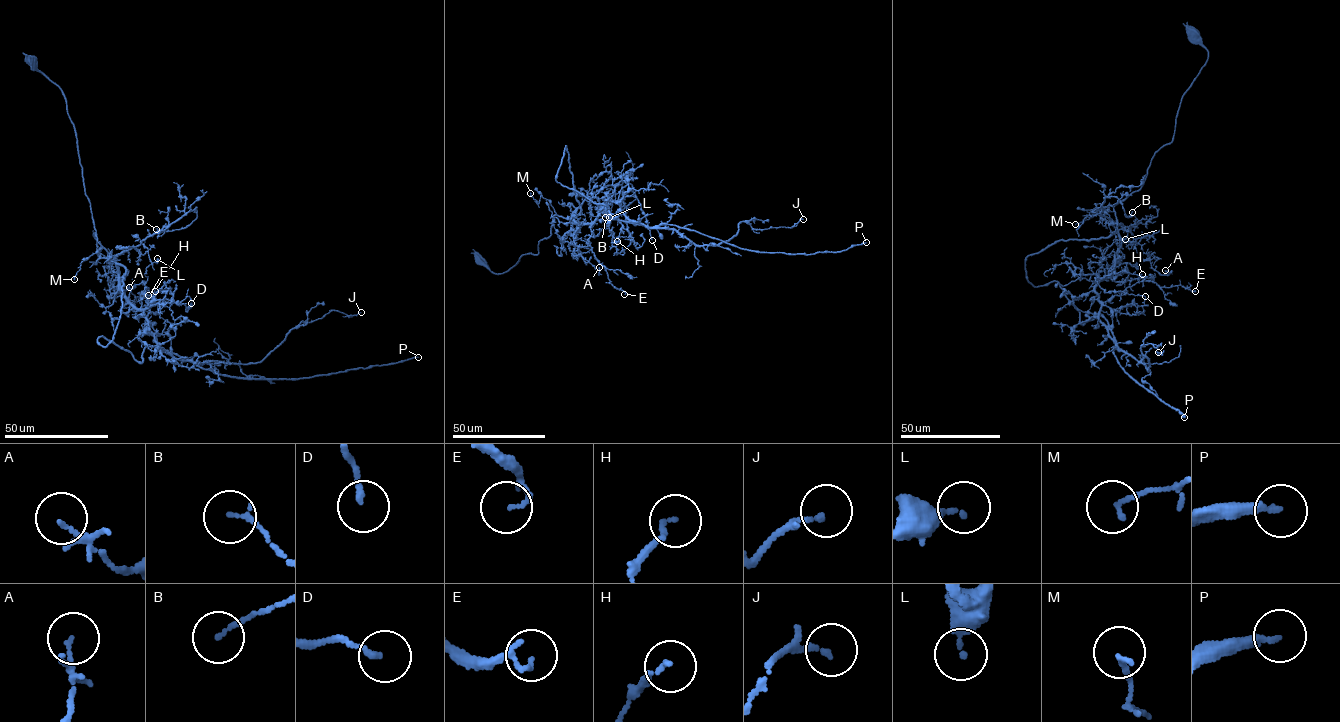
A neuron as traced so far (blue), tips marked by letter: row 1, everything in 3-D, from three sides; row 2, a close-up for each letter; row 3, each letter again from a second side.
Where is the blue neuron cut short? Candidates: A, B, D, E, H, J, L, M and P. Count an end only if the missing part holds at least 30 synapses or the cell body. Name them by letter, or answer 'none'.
P

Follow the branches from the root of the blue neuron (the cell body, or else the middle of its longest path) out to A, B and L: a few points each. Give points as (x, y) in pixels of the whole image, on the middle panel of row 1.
A: (480, 260), (500, 274), (523, 255), (536, 255), (555, 215), (579, 224), (577, 251), (597, 273), (599, 267)
B: (480, 260), (501, 273), (538, 253), (553, 216), (569, 218), (588, 194), (629, 183), (636, 198), (605, 217)
L: (480, 260), (501, 273), (523, 255), (538, 253), (555, 215), (587, 224), (599, 204), (595, 209), (609, 217)

